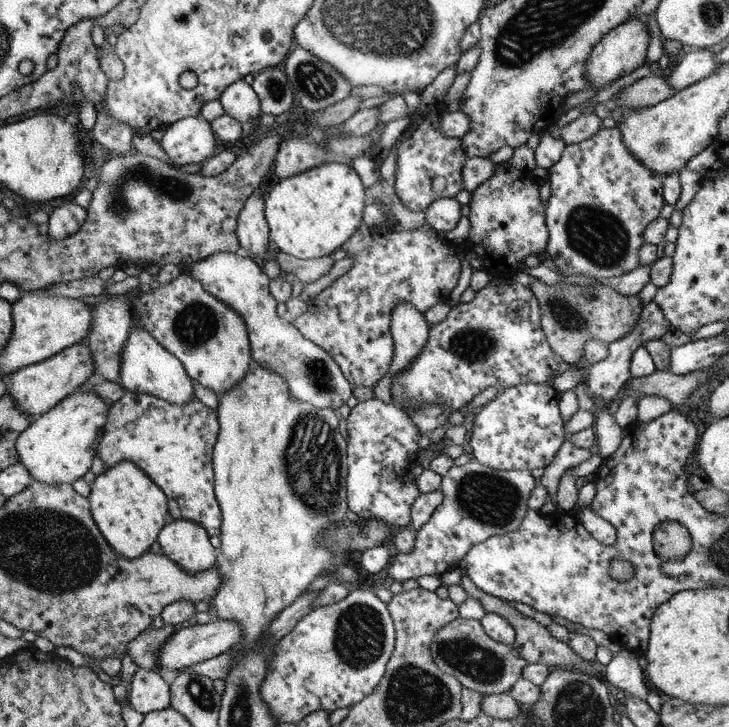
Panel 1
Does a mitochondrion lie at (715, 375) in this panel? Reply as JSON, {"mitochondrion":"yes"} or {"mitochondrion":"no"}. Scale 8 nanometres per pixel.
{"mitochondrion":"no"}

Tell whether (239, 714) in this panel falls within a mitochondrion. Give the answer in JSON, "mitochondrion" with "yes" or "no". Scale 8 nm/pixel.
{"mitochondrion":"yes"}

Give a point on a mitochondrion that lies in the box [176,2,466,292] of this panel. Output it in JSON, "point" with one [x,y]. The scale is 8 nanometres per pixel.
{"point":[316,83]}

